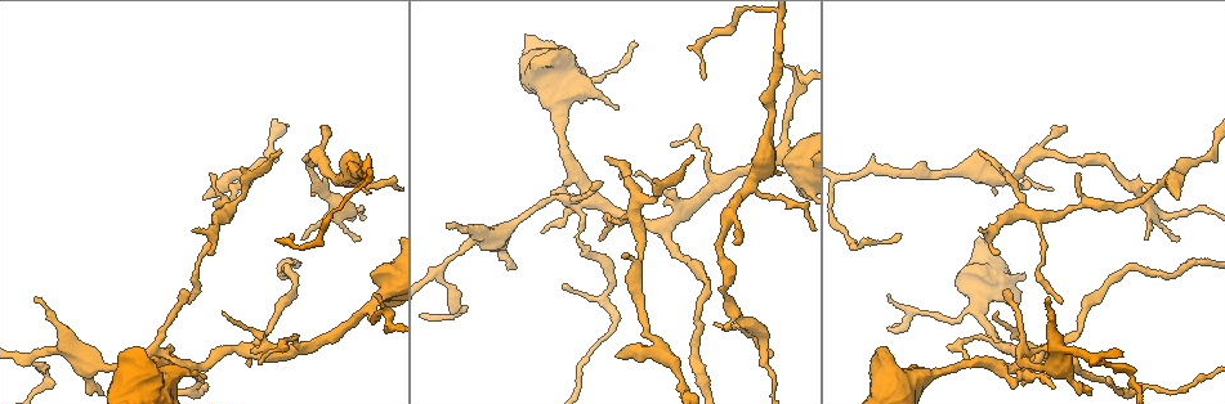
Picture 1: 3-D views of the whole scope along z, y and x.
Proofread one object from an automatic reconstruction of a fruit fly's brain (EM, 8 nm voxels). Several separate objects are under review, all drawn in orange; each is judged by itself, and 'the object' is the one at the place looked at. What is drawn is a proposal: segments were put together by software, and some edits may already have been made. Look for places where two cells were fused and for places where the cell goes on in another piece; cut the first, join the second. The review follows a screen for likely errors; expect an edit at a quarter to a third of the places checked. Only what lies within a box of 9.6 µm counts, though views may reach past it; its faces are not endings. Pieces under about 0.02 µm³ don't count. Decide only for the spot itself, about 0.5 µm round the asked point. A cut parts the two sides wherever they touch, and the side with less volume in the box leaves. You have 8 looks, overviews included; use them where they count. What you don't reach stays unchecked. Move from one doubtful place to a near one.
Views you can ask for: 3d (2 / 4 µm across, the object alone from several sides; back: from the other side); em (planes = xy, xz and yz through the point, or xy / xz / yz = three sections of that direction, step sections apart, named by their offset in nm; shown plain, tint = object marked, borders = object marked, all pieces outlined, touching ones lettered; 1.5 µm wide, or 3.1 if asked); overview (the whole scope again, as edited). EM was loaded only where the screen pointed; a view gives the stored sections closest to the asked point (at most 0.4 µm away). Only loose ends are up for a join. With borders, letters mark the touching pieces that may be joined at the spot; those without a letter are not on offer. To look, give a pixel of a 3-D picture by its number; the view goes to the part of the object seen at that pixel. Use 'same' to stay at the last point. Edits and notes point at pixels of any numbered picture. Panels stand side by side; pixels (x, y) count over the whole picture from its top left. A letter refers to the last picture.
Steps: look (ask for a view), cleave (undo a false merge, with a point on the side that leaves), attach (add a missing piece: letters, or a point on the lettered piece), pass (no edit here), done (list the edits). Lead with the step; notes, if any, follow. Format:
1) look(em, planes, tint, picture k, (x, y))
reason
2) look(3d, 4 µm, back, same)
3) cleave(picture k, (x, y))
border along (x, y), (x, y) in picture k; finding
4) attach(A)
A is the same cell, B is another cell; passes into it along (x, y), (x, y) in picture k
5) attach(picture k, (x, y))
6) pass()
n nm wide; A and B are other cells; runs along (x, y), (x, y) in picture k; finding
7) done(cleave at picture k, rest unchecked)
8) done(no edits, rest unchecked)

look(em, xy, step 4, borders, picture 1, (888, 295))

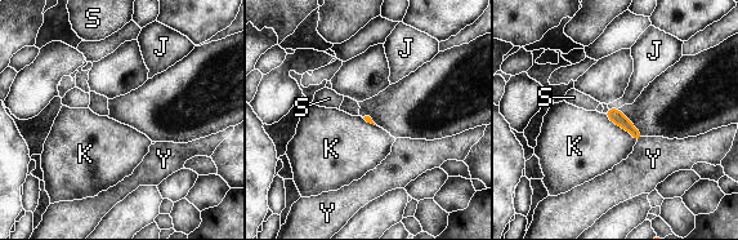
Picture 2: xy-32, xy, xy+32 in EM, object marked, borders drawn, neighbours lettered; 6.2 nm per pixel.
look(em, planes, borders, same)
cut it another way

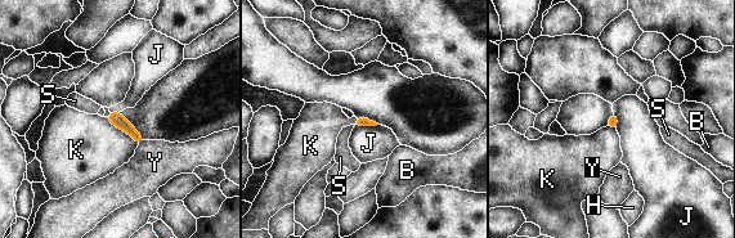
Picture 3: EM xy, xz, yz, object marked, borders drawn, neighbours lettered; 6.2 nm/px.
pass()
B, H, J, K, S and Y are other cells; border along (106, 117), (138, 144) in picture 3; none of them fits

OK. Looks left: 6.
look(em, planes, tint, picture 1, (280, 151))
thin end

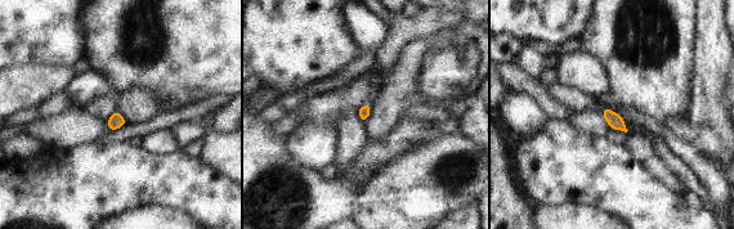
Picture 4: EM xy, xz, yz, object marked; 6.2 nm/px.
look(em, planes, borders, same)

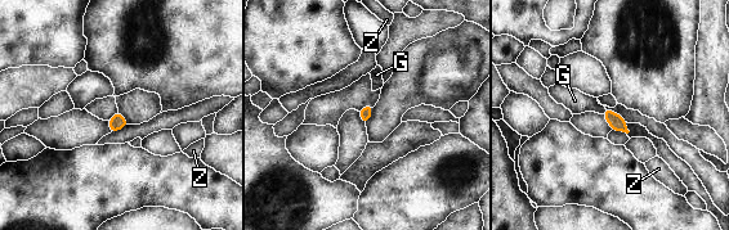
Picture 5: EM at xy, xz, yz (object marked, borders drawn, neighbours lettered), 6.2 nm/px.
attach(picture 5, (575, 100))
G is the same cell, Z is another cell; passes into it along (616, 121), (604, 112), (575, 100) in picture 5; the cell continues

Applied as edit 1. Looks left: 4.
look(3d, 4 µm, picture 1, (1130, 375))
abrupt turn

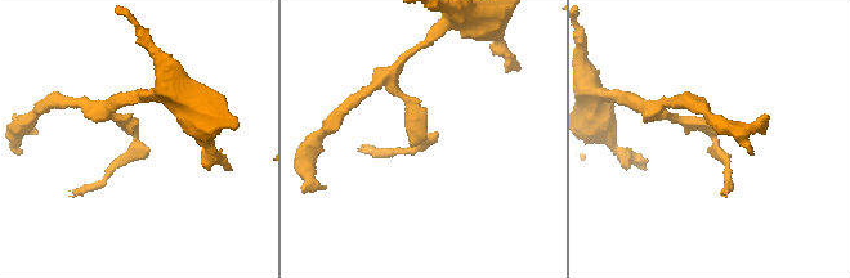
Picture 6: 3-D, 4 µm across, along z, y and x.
look(em, yz, step 4, borders, picture 6, (712, 138))

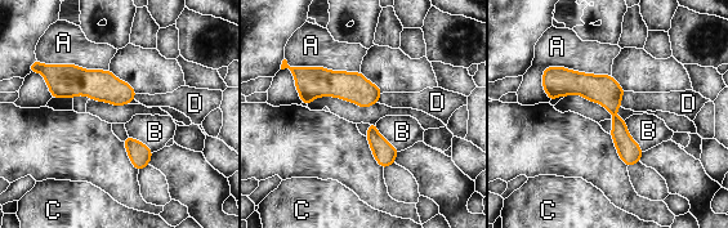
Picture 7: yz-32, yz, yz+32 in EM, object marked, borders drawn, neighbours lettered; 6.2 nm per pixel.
look(em, planes, borders, same)
another direction

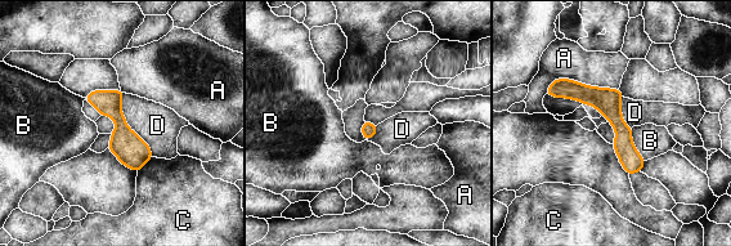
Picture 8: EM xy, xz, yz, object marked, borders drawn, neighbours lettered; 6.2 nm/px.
pass()
100 nm wide; A, B, C and D are other cells; border along (122, 93), (125, 122), (152, 156) in picture 8; all the same cell

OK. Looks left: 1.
done(attach at picture 5, rest unchecked)

